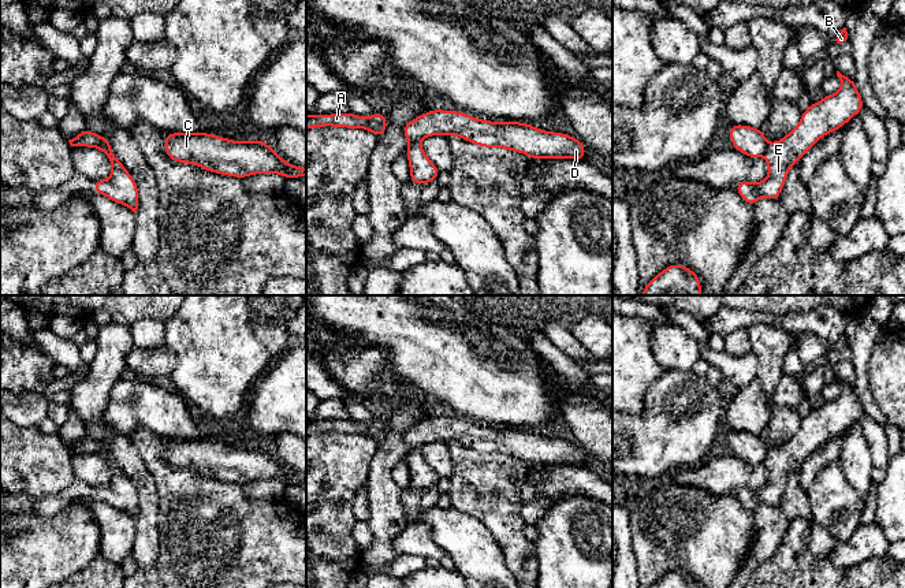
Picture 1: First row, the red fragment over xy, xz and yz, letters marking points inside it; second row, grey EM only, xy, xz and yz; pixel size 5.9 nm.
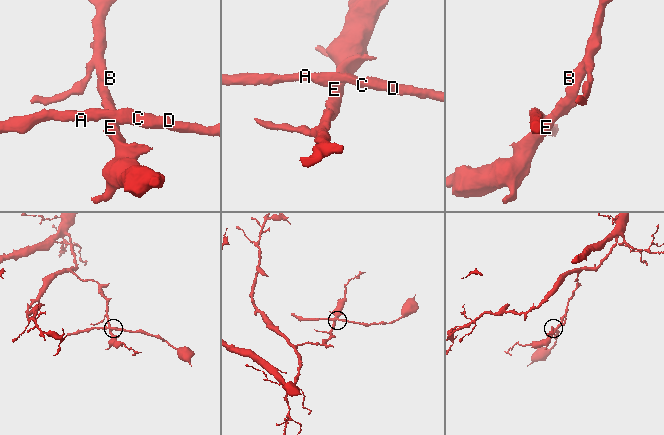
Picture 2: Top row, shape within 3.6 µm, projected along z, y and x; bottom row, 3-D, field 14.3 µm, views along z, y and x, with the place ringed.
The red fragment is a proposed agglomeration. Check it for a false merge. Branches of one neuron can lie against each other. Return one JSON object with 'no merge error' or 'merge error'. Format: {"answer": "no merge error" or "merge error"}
{"answer": "merge error"}

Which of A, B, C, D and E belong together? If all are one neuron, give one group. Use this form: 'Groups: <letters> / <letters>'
Groups: A C D / B E

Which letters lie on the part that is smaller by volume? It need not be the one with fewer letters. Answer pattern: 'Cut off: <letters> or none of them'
Cut off: A, C, D

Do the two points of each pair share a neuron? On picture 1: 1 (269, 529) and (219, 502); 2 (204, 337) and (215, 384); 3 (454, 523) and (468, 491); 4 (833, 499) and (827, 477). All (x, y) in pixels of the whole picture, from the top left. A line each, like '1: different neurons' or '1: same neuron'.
1: same neuron
2: same neuron
3: different neurons
4: same neuron

